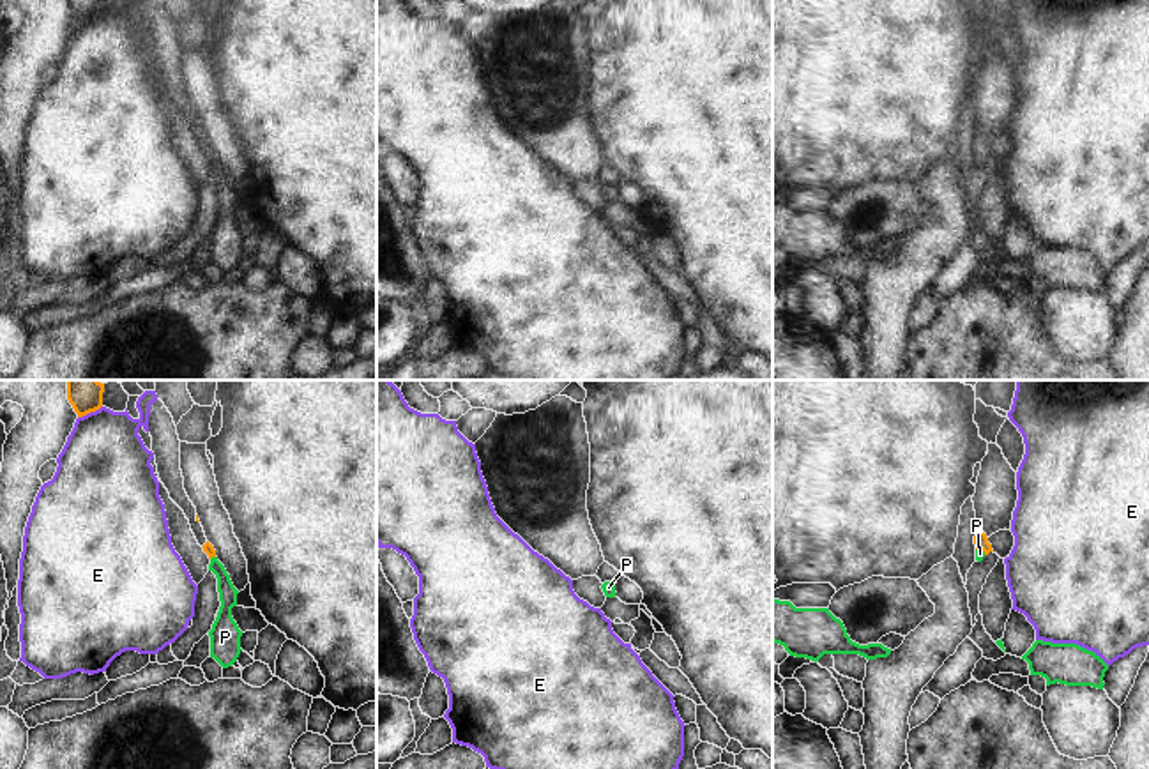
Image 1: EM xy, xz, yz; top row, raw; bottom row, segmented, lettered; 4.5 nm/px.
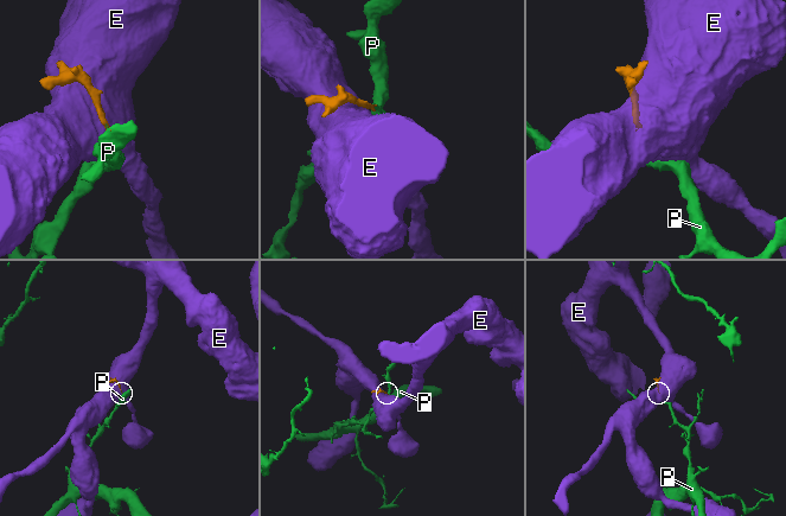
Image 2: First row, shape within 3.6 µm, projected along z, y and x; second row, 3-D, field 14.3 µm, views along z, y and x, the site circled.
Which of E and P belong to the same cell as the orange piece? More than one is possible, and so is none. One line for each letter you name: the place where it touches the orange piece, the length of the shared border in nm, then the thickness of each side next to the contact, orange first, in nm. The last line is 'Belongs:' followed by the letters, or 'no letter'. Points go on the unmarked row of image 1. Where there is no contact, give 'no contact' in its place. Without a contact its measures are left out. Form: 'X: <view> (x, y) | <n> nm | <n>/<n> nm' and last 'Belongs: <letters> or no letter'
P: yz (981, 152) | 50 nm | 60/50 nm
Belongs: P

